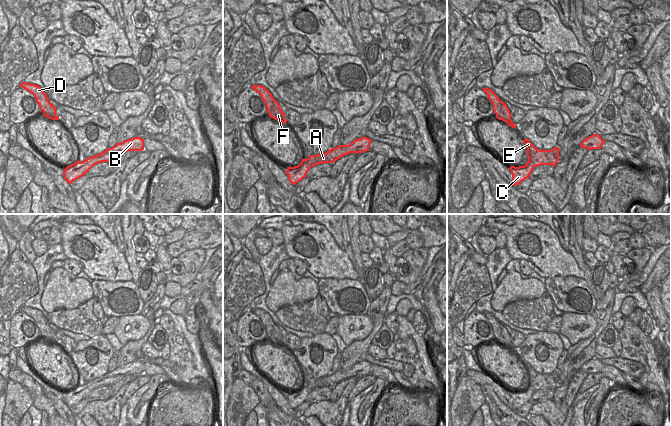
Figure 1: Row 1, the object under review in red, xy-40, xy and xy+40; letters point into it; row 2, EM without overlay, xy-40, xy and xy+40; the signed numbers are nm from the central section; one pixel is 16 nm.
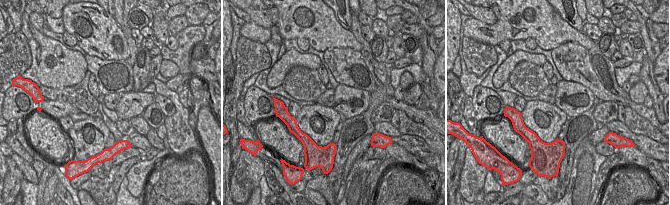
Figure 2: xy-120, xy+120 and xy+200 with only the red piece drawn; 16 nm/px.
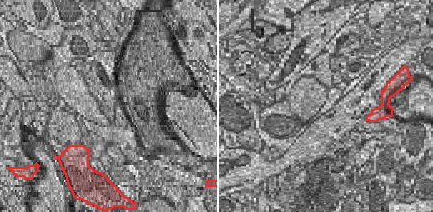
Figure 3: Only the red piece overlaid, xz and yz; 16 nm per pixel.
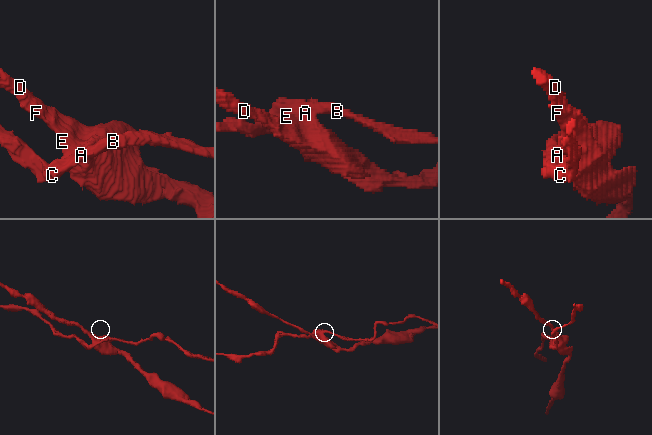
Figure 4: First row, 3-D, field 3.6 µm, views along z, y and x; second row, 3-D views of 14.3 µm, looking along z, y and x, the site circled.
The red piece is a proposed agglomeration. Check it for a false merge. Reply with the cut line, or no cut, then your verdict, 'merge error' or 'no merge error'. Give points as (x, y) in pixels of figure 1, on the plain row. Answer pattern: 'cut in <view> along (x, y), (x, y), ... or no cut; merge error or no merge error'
cut in xy+40 along (528, 384), (535, 390); merge error

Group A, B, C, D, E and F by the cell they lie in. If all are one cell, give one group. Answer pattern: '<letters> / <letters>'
A B C / D E F

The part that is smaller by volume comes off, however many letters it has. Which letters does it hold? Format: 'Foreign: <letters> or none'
Foreign: A, B, C

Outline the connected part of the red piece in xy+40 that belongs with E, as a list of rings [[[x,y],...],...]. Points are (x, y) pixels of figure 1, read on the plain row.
[[[524,363],[523,367],[527,372],[528,385],[533,387],[535,391],[540,389],[554,390],[559,385],[559,372],[554,371],[551,374],[537,373],[528,363]]]

